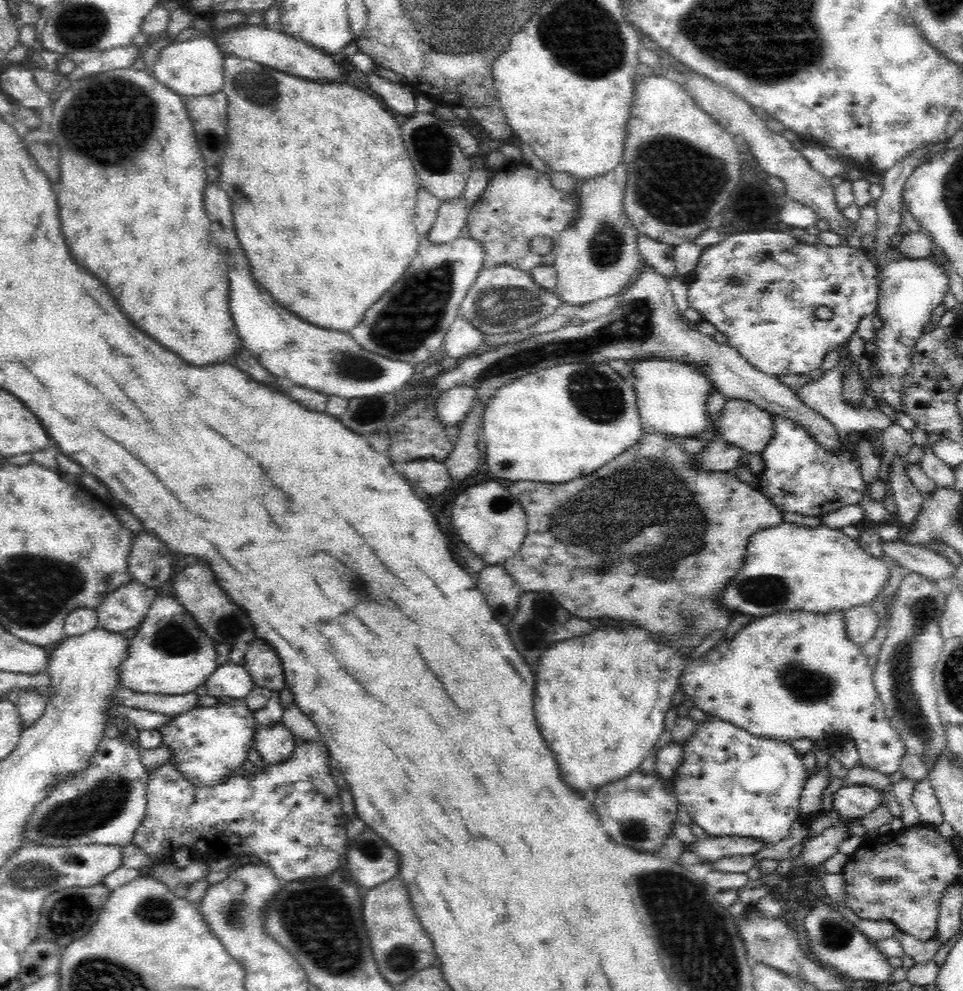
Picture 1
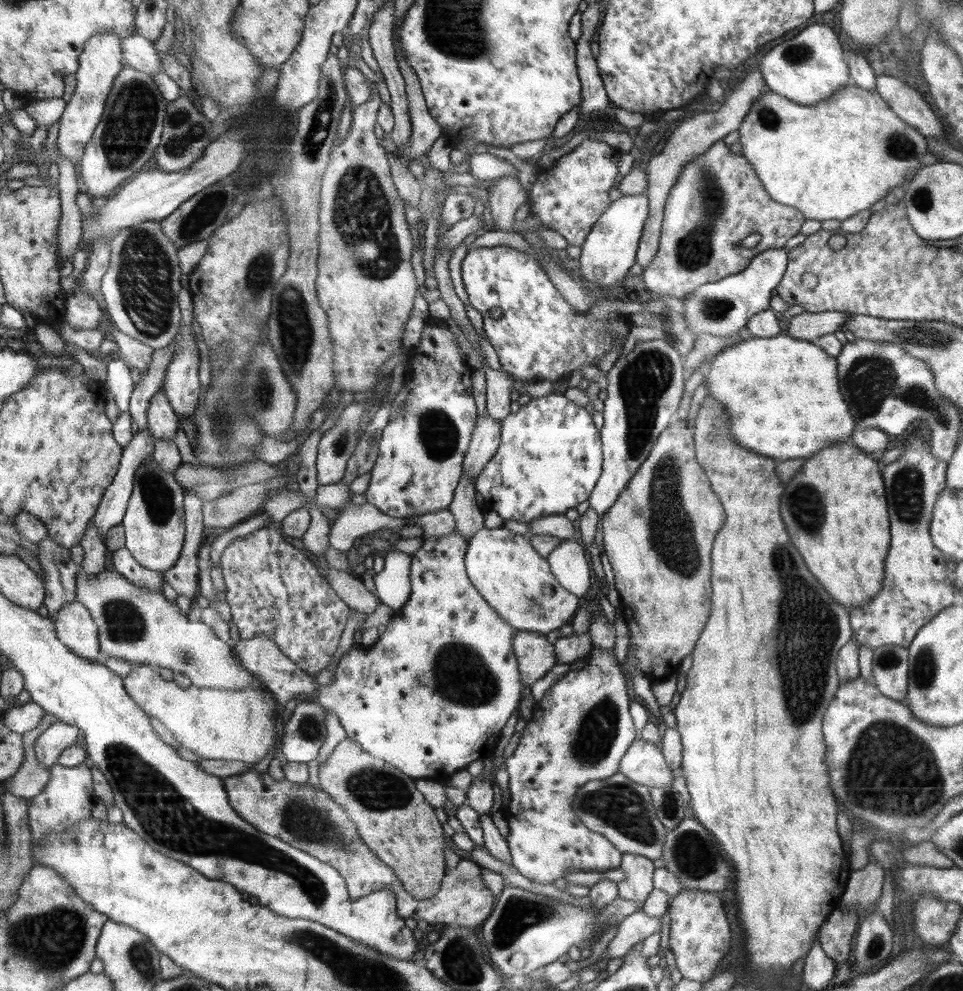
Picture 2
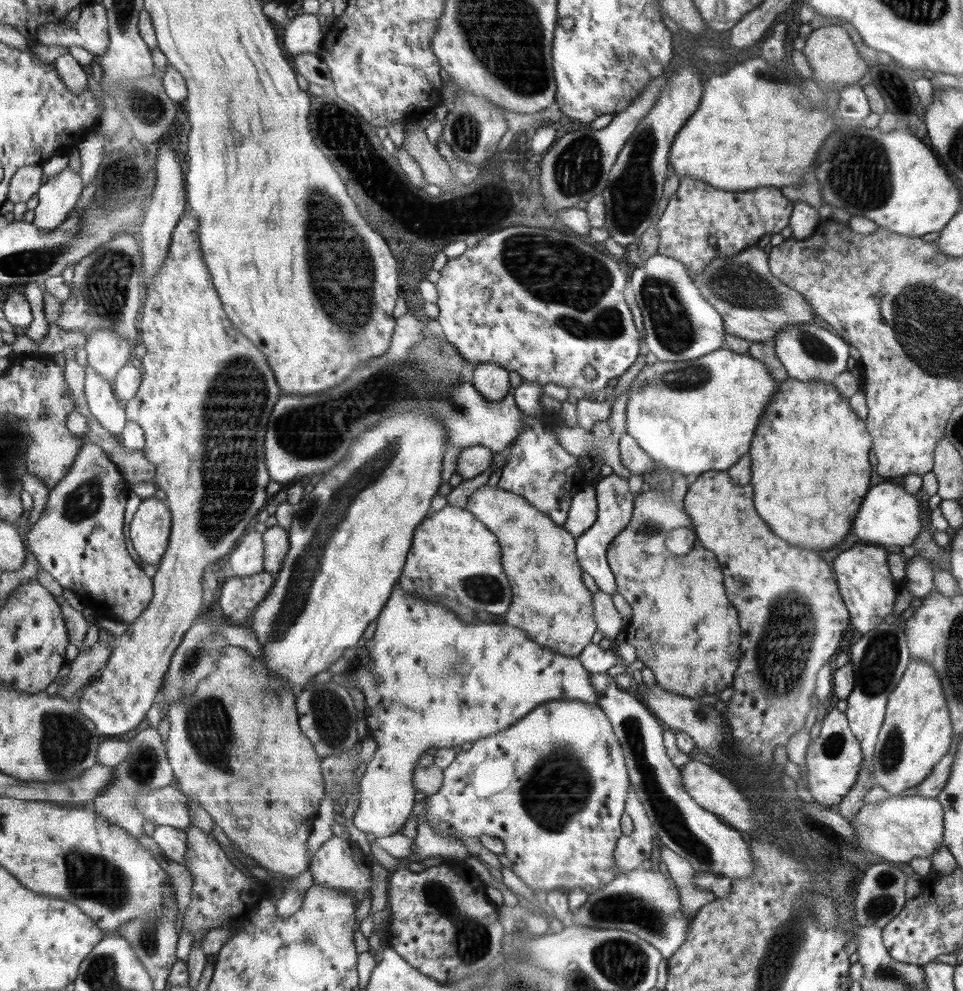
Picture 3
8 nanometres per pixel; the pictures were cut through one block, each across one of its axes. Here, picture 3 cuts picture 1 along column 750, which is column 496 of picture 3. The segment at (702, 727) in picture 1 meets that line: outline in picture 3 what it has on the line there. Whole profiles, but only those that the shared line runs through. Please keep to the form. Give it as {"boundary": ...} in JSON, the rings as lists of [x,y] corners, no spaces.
{"boundary":[[[574,699],[548,701],[534,708],[508,728],[492,736],[479,738],[473,742],[472,748],[468,751],[462,750],[458,753],[454,761],[443,771],[441,790],[432,796],[423,796],[428,798],[427,813],[424,813],[424,816],[428,819],[430,828],[440,836],[445,836],[448,833],[450,836],[456,836],[456,838],[479,838],[479,836],[488,835],[500,839],[505,844],[503,853],[512,862],[512,872],[515,872],[516,876],[520,877],[520,880],[534,892],[542,890],[550,893],[555,889],[573,891],[575,888],[581,888],[589,895],[614,880],[618,874],[614,851],[618,839],[623,835],[621,832],[621,818],[625,813],[625,800],[630,784],[620,743],[604,711],[598,705]]]}

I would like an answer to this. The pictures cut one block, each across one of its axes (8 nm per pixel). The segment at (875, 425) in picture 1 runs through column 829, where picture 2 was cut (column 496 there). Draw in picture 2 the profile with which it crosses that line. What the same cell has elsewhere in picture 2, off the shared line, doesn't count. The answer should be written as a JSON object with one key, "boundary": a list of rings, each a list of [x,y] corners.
{"boundary":[[[489,366],[484,367],[486,375],[486,410],[488,415],[497,422],[510,414],[510,393],[515,388],[514,376],[506,370],[494,370]]]}

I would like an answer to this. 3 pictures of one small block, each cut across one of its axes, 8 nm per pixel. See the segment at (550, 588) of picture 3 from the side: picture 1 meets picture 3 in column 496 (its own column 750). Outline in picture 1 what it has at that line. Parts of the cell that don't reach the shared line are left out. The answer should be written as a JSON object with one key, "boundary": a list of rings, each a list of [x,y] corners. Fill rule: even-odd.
{"boundary":[[[645,432],[640,442],[624,455],[584,478],[580,476],[570,481],[507,483],[510,493],[526,510],[528,526],[526,542],[516,555],[503,563],[504,568],[523,591],[553,593],[557,601],[578,618],[636,622],[632,626],[650,632],[674,648],[691,646],[695,649],[708,640],[714,630],[725,630],[734,612],[722,607],[718,598],[720,592],[746,565],[750,538],[764,528],[784,523],[782,511],[732,471],[696,470],[692,454],[673,442],[671,436],[656,432]],[[630,538],[642,540],[630,544]],[[622,578],[628,580],[630,588],[624,600]]]}

